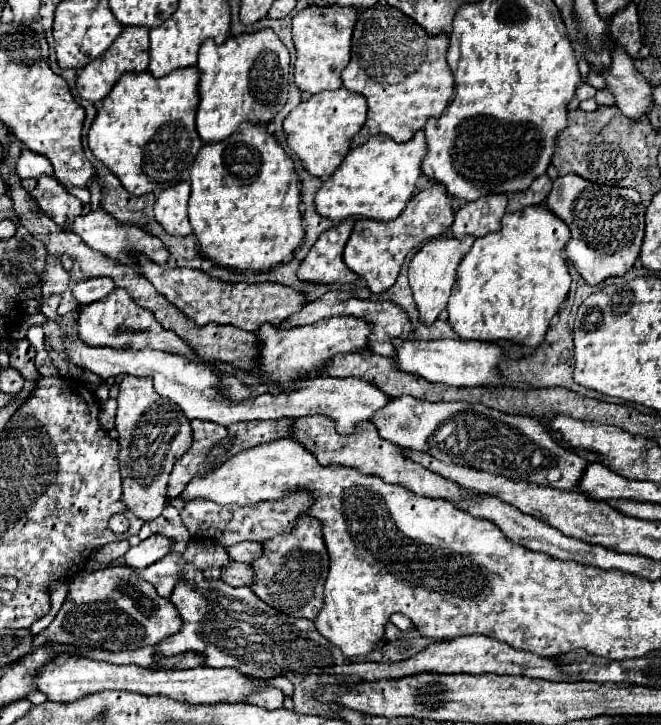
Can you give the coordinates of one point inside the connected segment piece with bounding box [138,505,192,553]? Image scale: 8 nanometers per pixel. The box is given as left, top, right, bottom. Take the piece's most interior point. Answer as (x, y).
(168, 524)

